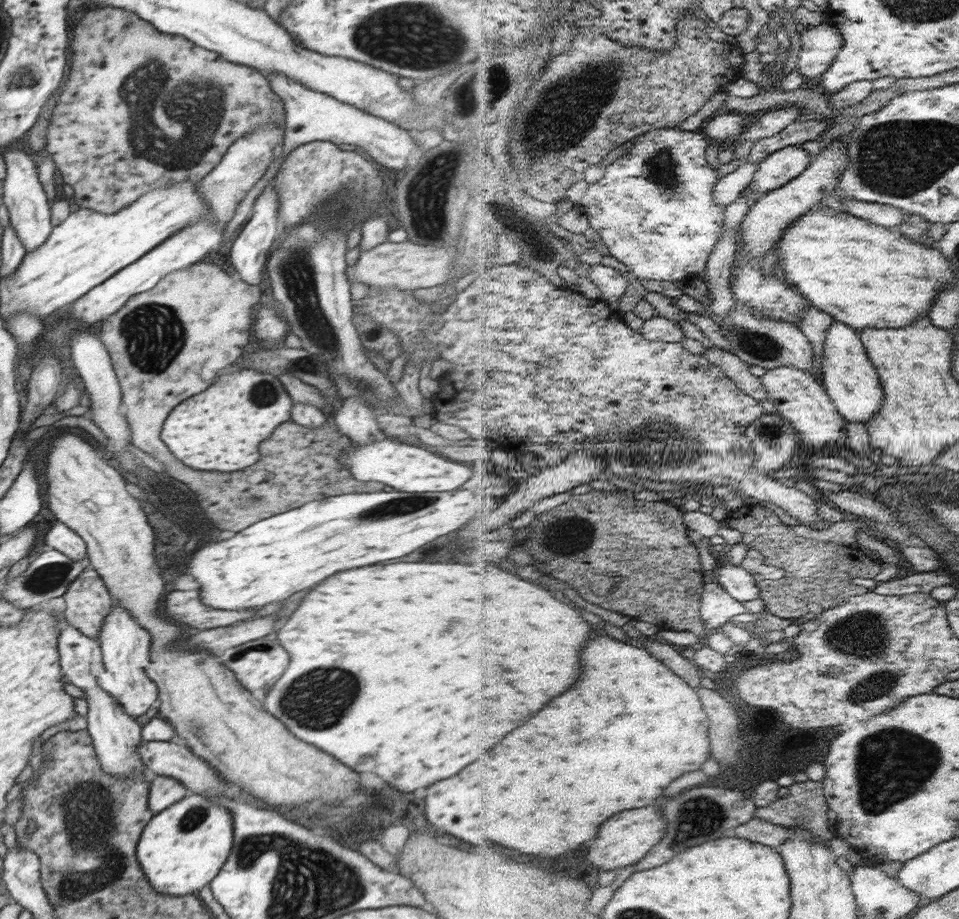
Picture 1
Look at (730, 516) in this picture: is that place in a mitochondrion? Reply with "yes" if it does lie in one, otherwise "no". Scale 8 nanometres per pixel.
no

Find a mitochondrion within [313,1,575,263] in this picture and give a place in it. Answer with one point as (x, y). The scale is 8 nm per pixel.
(419, 40)

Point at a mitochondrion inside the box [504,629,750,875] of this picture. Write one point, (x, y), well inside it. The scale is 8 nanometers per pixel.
(699, 815)

